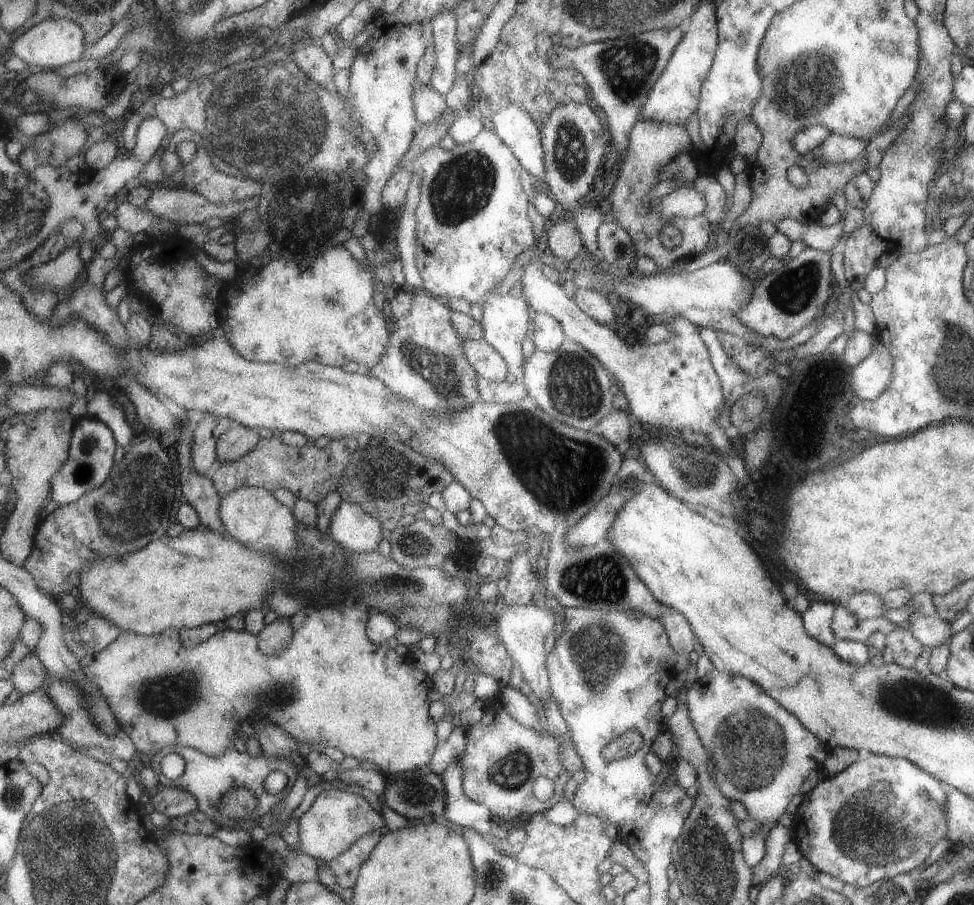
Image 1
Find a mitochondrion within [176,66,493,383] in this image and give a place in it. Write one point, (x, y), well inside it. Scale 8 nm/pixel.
(243, 120)

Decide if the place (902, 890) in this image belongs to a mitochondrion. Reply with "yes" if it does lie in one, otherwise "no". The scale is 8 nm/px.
yes

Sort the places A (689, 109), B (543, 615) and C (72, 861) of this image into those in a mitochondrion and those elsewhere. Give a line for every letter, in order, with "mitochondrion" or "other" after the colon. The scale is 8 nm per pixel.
A: other
B: other
C: mitochondrion

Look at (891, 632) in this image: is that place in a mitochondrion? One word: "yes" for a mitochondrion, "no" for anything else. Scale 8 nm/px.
no

